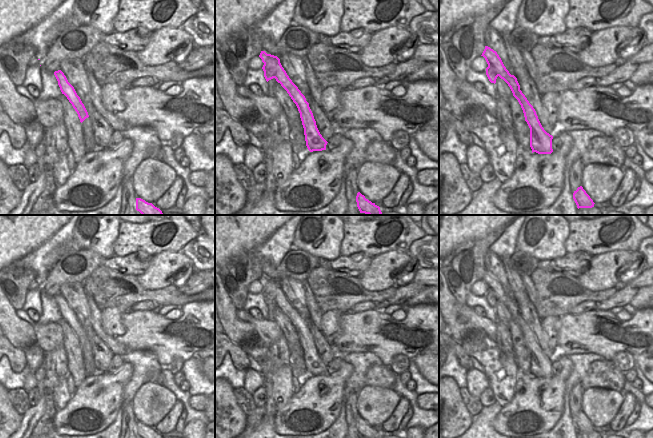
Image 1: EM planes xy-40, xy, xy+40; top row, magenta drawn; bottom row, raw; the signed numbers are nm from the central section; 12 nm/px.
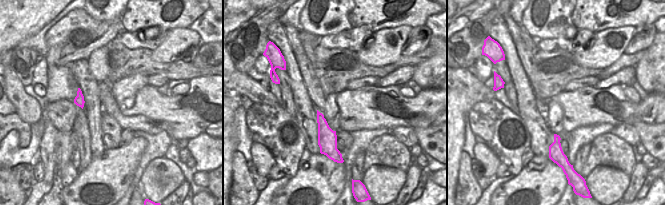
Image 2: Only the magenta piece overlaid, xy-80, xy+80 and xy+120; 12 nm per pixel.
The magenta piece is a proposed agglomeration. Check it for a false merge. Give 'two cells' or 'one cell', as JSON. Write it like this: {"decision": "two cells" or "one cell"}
{"decision": "two cells"}

